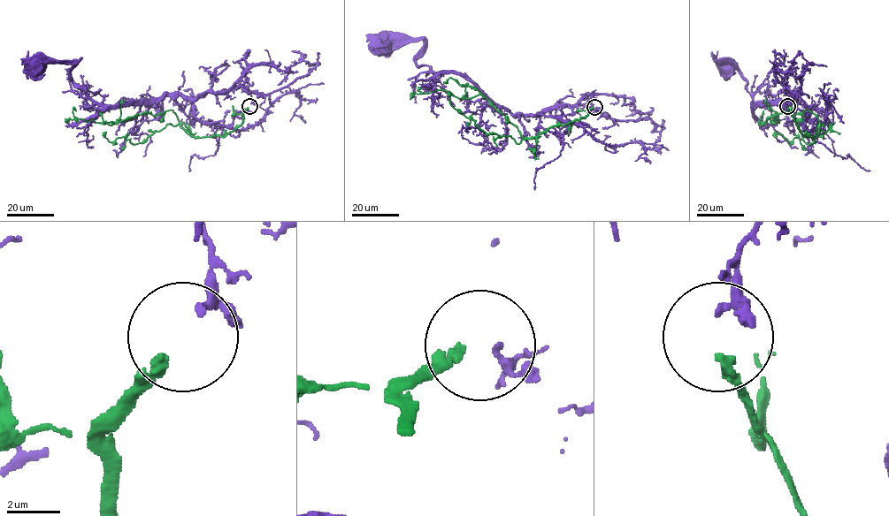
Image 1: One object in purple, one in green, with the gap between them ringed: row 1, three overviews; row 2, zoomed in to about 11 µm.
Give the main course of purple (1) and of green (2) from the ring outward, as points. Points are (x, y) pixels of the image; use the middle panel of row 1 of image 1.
1: (596, 107), (595, 111), (570, 105), (511, 114), (462, 74), (417, 66), (415, 56), (421, 39), (385, 44)
2: (593, 107), (585, 117), (524, 138), (479, 94), (457, 98), (438, 89), (414, 93), (410, 99)

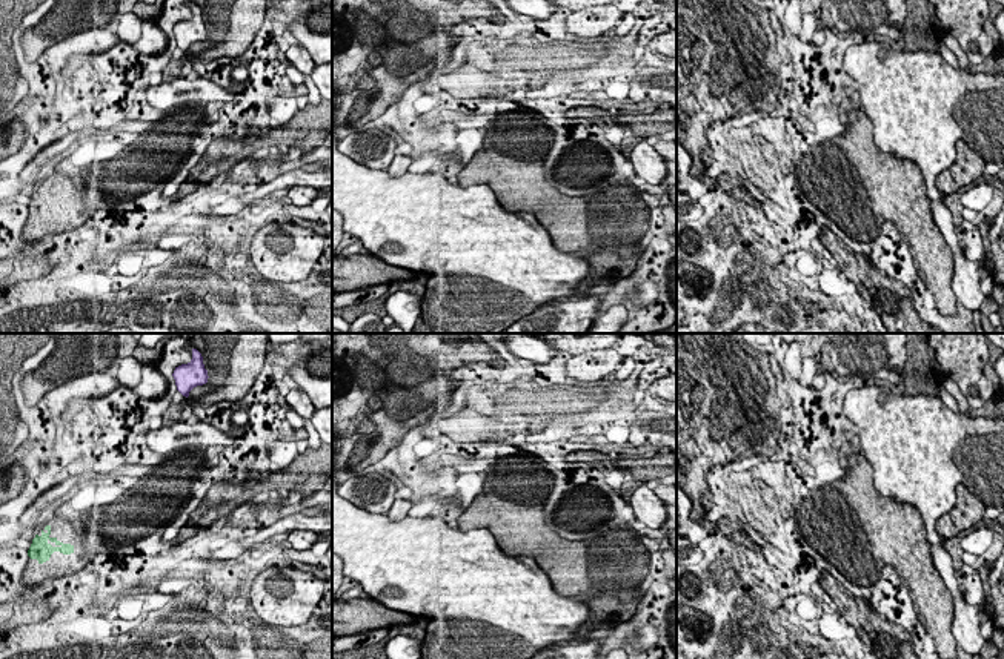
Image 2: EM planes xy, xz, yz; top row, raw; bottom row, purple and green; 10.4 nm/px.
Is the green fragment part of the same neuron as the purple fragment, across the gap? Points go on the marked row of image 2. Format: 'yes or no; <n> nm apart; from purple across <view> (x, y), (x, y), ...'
no; 1950 nm apart; from purple across xy (183, 395), (73, 546)

